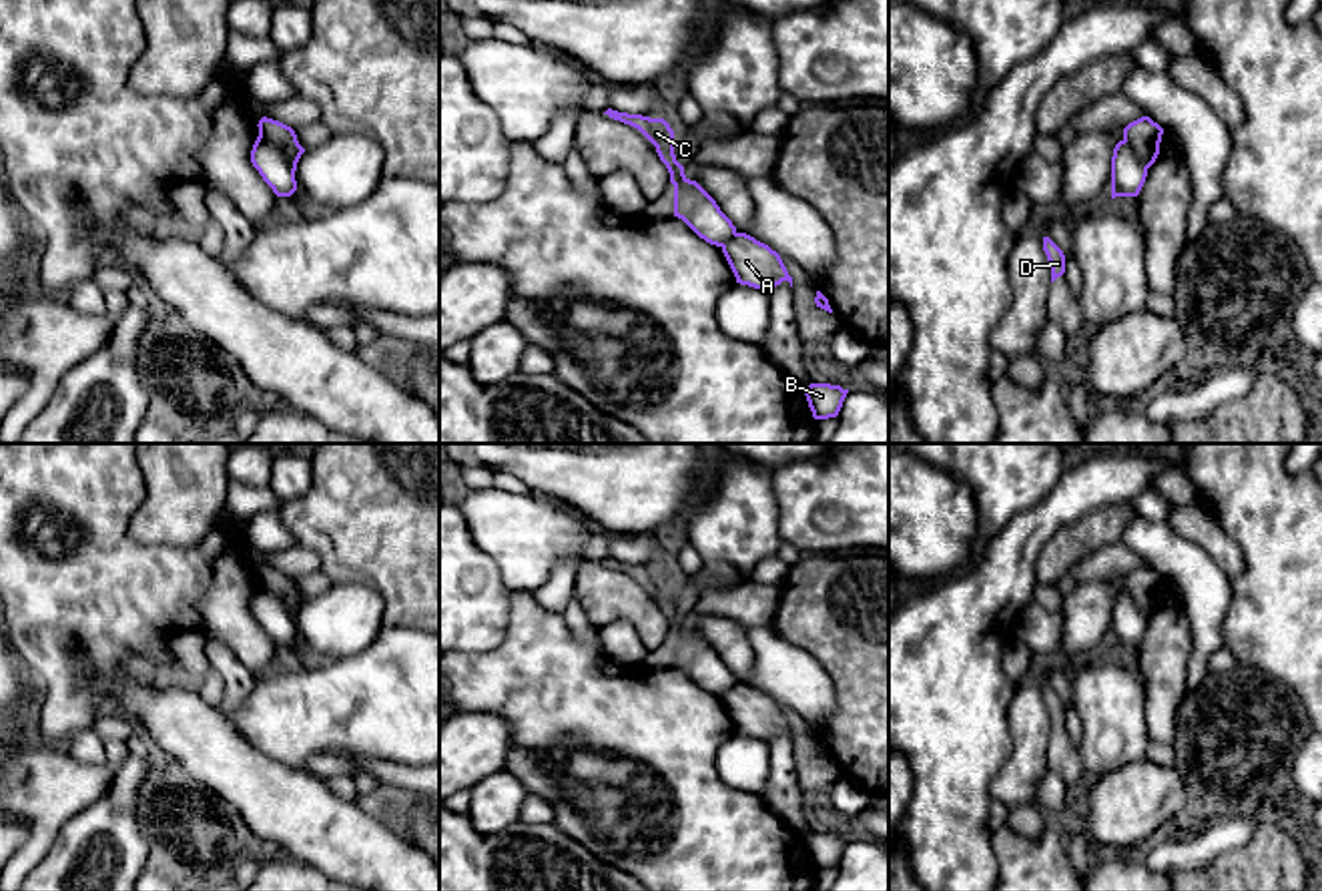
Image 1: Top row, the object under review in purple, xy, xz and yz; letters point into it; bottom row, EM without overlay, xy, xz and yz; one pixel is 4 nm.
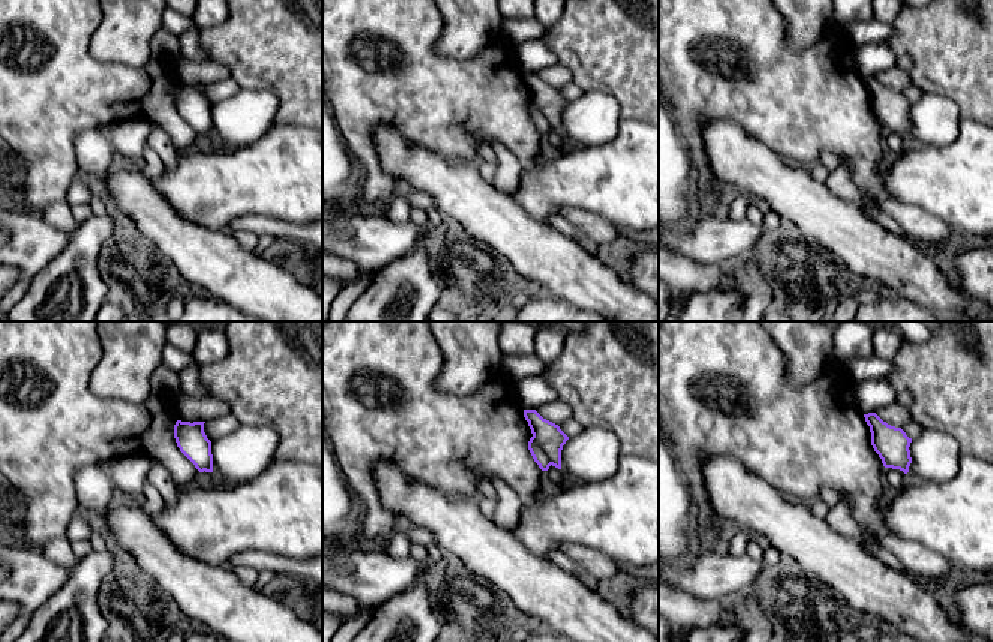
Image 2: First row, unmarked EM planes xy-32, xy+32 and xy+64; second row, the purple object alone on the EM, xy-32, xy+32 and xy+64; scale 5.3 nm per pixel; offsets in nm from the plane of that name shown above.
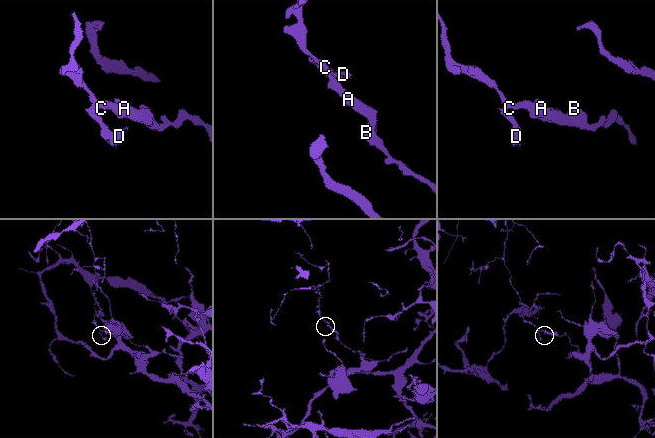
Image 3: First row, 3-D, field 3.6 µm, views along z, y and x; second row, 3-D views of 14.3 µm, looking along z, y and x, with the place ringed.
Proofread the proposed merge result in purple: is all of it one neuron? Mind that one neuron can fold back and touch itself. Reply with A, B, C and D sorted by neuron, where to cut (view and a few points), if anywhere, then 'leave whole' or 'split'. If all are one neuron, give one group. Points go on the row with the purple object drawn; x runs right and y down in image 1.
A B / C D | xy (259, 131), (279, 149), (293, 173) | split

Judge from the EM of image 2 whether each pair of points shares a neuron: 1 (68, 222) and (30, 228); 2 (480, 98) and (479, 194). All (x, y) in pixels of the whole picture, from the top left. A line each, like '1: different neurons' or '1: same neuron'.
1: different neurons
2: different neurons

